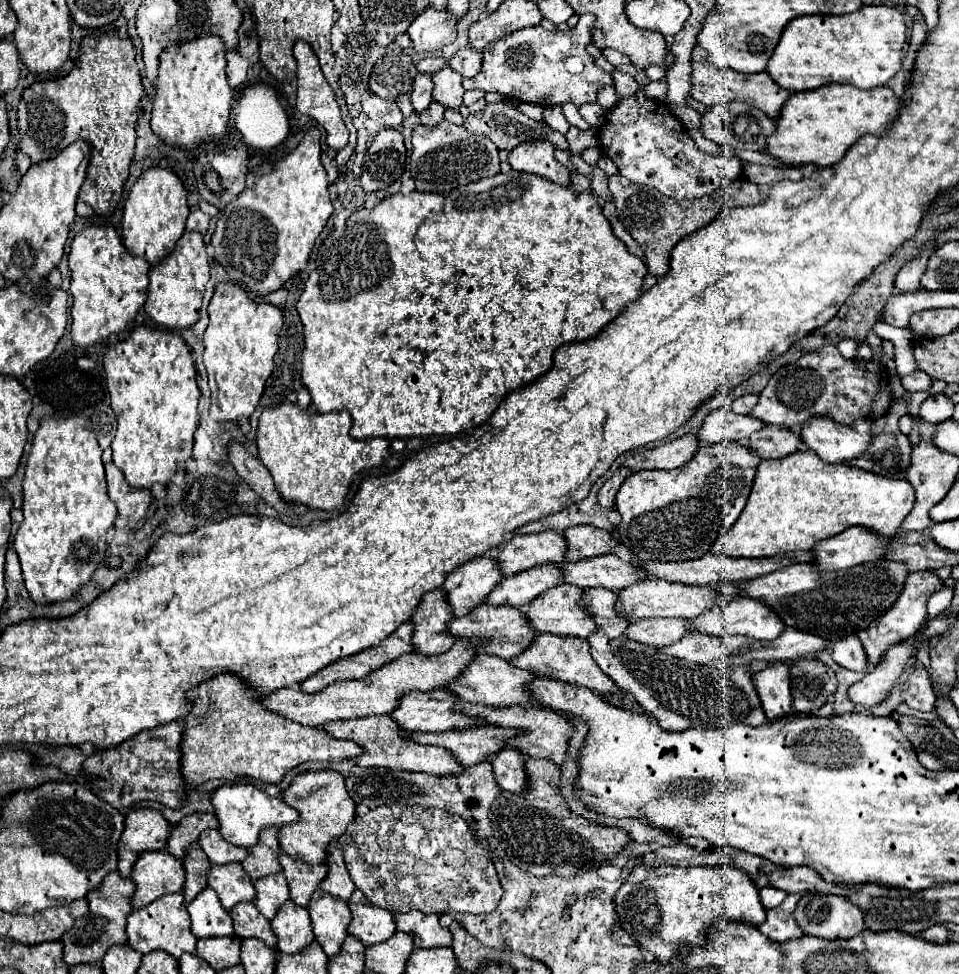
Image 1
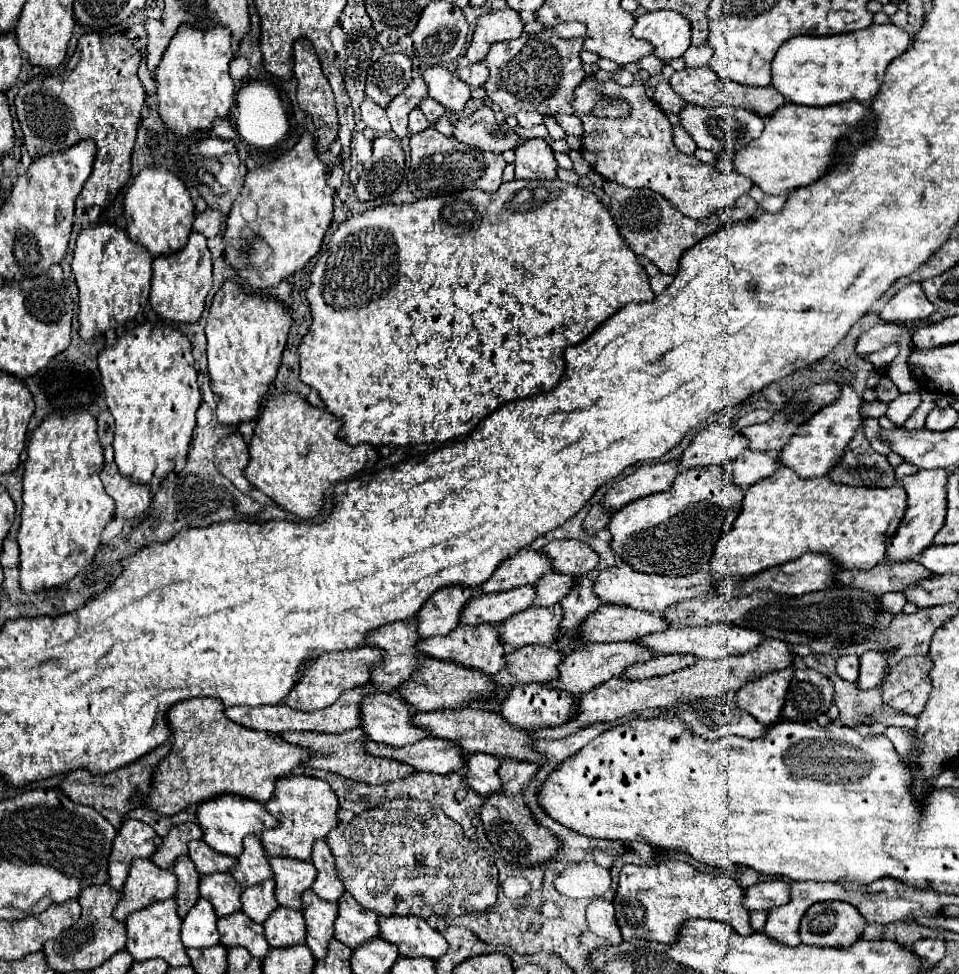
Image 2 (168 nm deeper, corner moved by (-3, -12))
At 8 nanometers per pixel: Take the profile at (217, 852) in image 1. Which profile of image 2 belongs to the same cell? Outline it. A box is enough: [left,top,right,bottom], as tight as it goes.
[189,841,237,875]

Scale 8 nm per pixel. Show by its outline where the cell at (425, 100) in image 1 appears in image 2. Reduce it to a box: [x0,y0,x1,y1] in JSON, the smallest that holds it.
[409,109,429,135]

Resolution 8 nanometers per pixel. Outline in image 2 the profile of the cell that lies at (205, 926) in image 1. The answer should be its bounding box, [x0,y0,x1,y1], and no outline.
[181,899,219,949]

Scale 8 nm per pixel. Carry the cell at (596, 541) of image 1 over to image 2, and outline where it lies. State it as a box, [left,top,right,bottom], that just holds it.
[541,539,599,577]

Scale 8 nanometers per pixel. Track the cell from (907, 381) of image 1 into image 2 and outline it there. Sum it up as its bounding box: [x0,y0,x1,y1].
[885,391,921,427]

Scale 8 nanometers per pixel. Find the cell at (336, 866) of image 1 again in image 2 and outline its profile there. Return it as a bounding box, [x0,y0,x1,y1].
[311,839,345,901]

